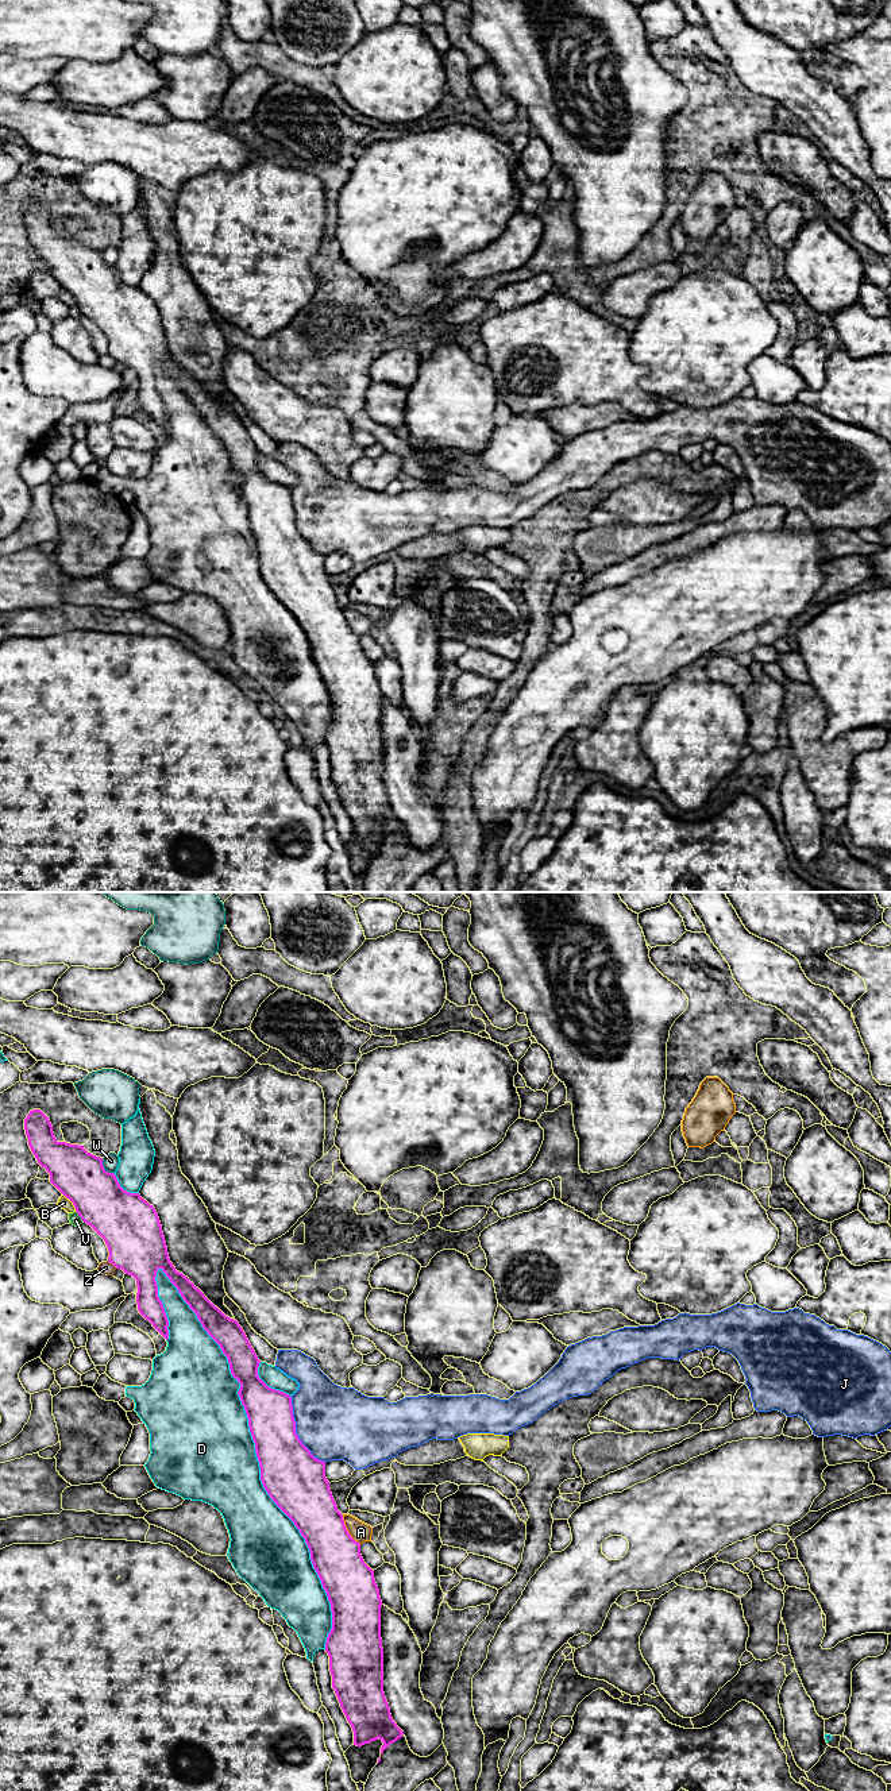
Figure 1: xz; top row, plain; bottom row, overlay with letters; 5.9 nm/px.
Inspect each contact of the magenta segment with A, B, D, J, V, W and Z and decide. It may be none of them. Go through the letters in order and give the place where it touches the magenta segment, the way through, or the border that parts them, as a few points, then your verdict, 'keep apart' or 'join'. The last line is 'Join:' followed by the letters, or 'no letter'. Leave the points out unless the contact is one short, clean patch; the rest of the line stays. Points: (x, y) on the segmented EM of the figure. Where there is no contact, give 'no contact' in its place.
A: meets magenta in xz at (346, 1529); keep apart
B: meets magenta in xz at (72, 1201); keep apart
D: meets magenta in xz at (257, 1456); keep apart
J: meets magenta in xz at (294, 1432); border along xz (289, 1396), (297, 1438), (316, 1458), (326, 1462); keep apart
V: meets magenta in xz at (78, 1215); keep apart
W: meets magenta in xz at (103, 1168); keep apart
Z: meets magenta in xz at (112, 1263); keep apart
Join: no letter

